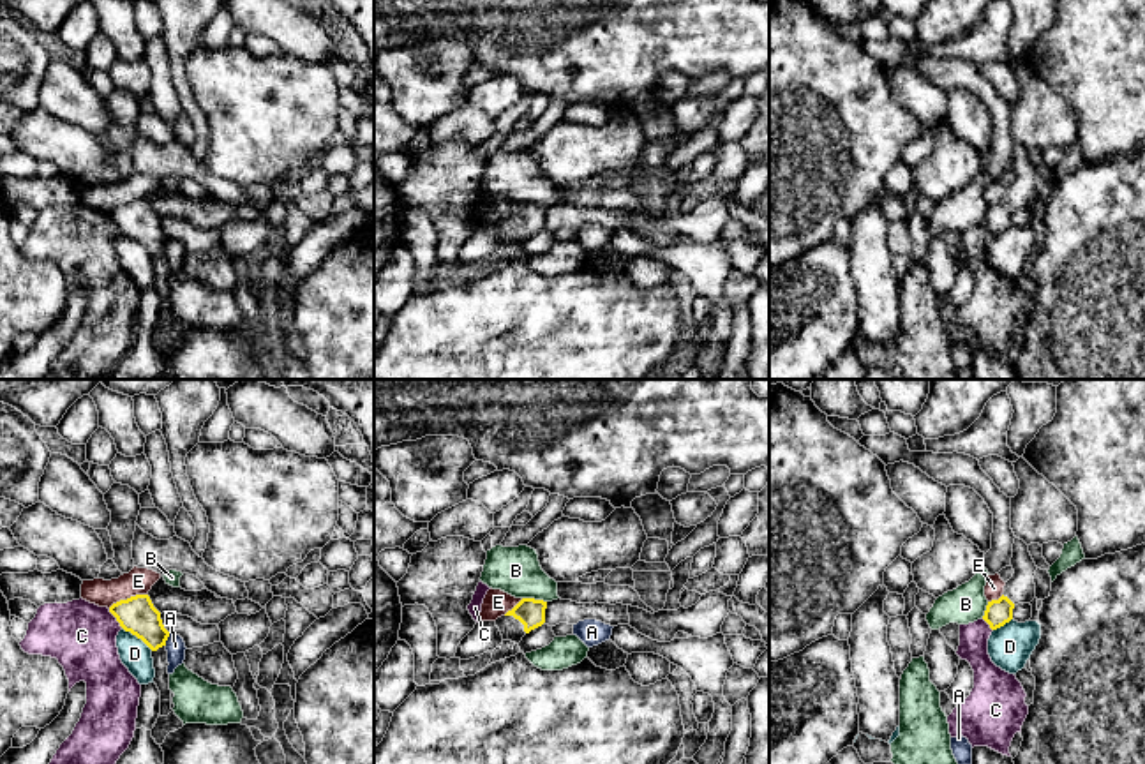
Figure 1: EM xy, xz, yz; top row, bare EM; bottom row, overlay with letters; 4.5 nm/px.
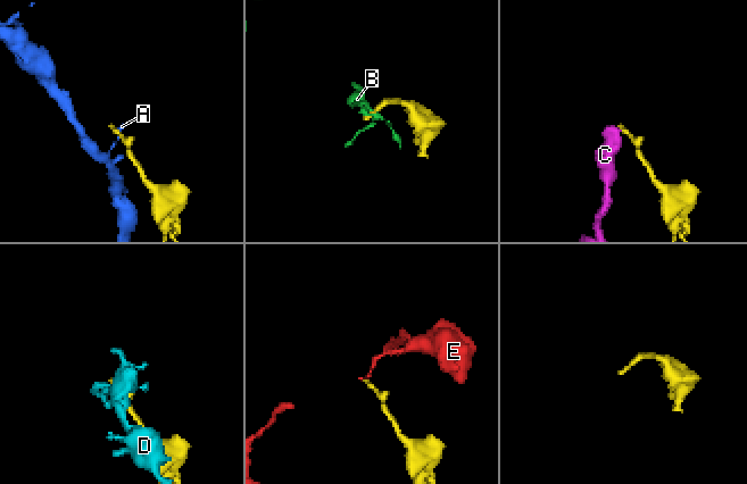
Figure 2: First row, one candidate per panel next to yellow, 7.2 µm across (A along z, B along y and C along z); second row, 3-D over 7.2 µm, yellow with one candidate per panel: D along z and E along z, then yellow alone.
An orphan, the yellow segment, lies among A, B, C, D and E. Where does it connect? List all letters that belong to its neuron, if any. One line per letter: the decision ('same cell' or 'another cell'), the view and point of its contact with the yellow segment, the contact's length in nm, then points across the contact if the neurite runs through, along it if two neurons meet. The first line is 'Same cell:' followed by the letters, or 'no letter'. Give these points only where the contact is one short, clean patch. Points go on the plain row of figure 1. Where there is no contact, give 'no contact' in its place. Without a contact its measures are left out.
Same cell: no letter
A: another cell; contact xy (166, 244); length 60 nm; border xy (170, 239), (164, 249)
B: another cell; contact xz (533, 203); length 110 nm; border xz (523, 202), (546, 207)
C: another cell; contact xy (115, 221); length 110 nm; border xy (108, 214), (122, 232)
D: another cell; contact xy (138, 242); length 180 nm; border xy (122, 232), (152, 254)
E: another cell; contact xy (127, 203); length 200 nm; border xy (147, 198), (120, 203), (108, 212)

